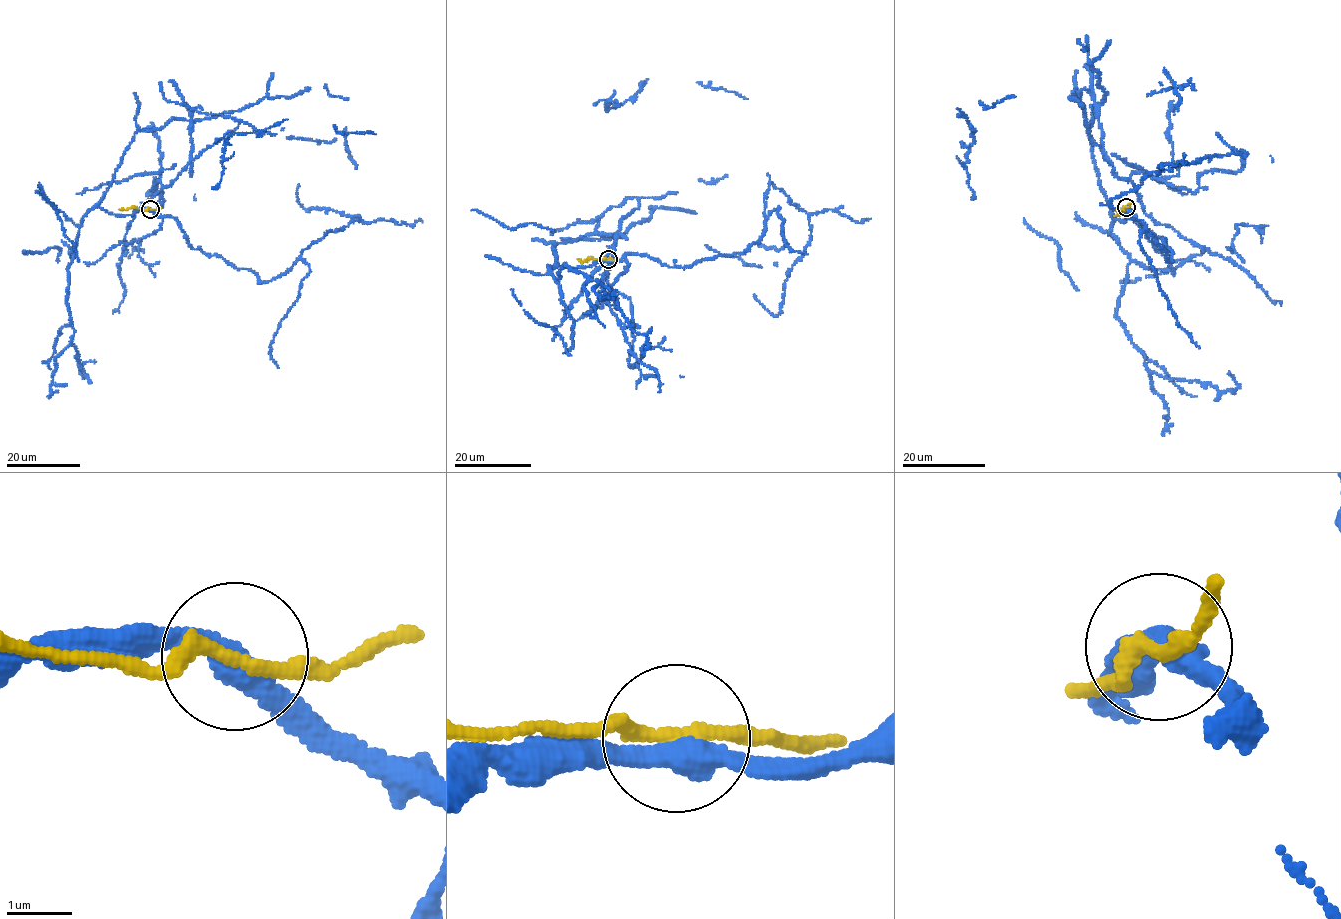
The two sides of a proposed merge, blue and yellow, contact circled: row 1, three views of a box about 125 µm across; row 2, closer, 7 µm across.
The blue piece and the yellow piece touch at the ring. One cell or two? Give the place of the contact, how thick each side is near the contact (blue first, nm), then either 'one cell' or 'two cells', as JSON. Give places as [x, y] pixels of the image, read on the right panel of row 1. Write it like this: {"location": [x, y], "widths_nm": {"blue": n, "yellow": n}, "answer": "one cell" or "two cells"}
{"location": [1126, 207], "widths_nm": {"blue": 360, "yellow": 220}, "answer": "two cells"}

